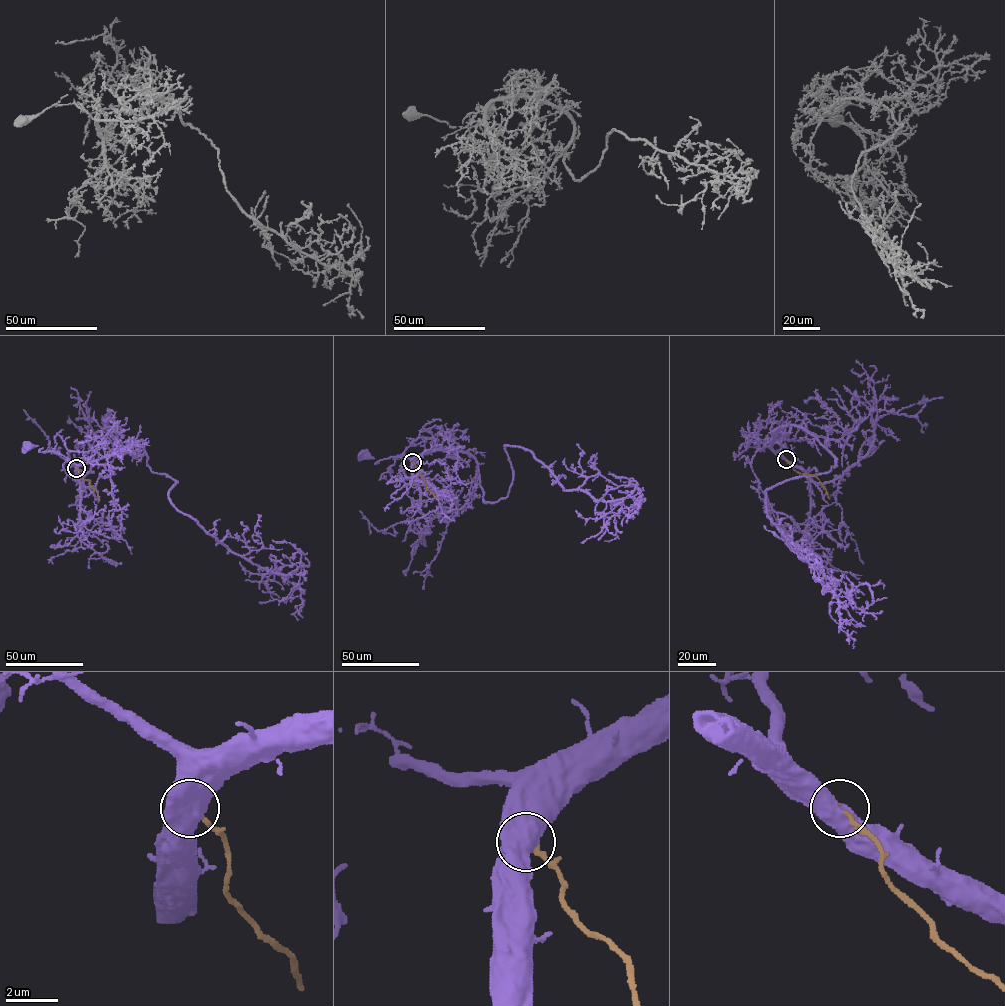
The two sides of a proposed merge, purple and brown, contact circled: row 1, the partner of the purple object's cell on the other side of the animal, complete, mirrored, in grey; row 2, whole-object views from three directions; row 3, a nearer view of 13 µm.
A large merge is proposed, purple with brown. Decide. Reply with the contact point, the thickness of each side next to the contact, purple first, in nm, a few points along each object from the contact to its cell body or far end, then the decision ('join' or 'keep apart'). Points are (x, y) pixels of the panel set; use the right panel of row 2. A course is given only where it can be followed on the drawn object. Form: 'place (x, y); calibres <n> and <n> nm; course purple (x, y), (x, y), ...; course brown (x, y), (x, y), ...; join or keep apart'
place (786, 459); calibres 800 and 200 nm; course purple (786, 459), (781, 455), (780, 441), (787, 440), (788, 436), (782, 432), (778, 433); course brown (786, 459), (795, 471), (815, 476), (829, 499); keep apart

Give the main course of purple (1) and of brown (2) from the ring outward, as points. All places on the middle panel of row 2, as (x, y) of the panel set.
1: (412, 462), (411, 458), (391, 457), (375, 463), (374, 458), (365, 455)
2: (412, 462), (426, 488), (436, 497)

